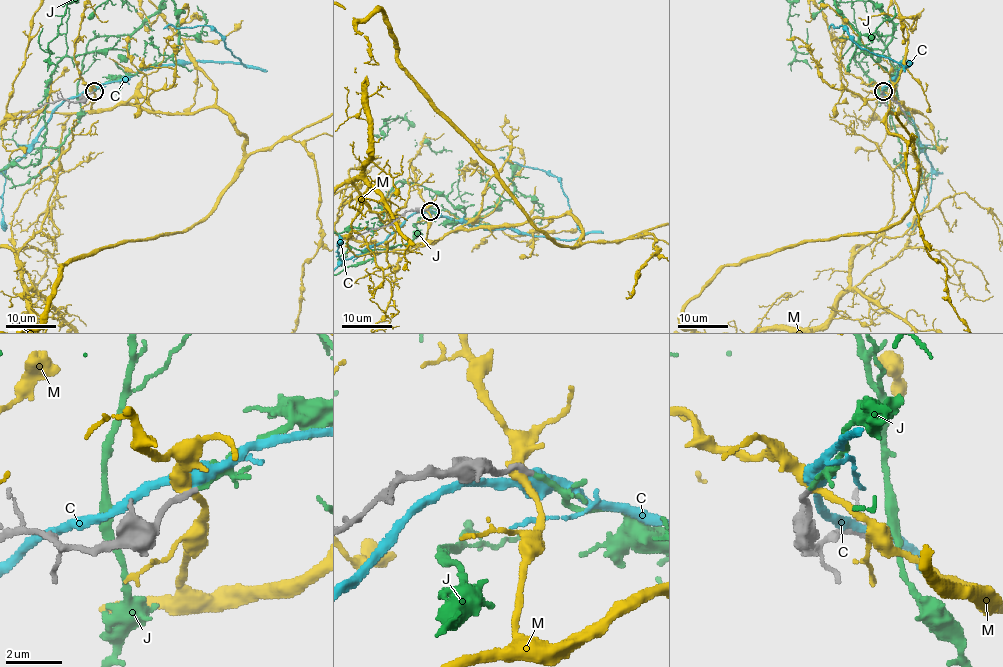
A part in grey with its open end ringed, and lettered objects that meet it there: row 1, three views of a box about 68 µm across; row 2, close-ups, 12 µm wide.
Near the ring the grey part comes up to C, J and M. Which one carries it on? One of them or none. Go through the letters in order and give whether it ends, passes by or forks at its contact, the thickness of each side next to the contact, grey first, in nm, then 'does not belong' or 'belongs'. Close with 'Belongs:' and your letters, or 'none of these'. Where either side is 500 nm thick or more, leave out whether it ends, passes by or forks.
C: it forks there; 180 nm thick on the grey side, 400 nm on the other; does not belong
J: it ends there; 190 nm thick on the grey side, 180 nm on the other; belongs
M: it passes by; 200 nm thick on the grey side, 400 nm on the other; does not belong
Belongs: J

